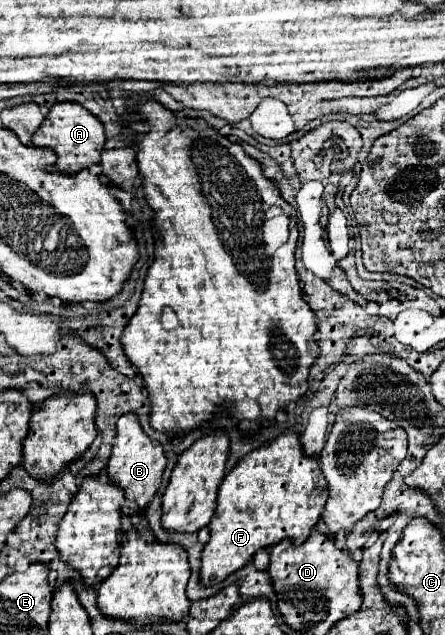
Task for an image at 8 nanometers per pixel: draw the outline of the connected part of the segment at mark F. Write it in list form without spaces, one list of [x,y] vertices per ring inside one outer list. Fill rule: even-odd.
[[[284,432],[276,440],[264,444],[262,448],[250,452],[244,460],[240,460],[232,472],[222,480],[218,488],[218,506],[212,516],[210,540],[202,552],[202,566],[200,566],[200,582],[204,586],[218,584],[226,580],[232,572],[244,568],[258,550],[274,546],[282,540],[292,540],[292,544],[300,546],[312,534],[314,526],[318,524],[326,502],[326,488],[322,474],[318,472],[318,460],[308,458],[302,452],[300,438],[294,432]]]

